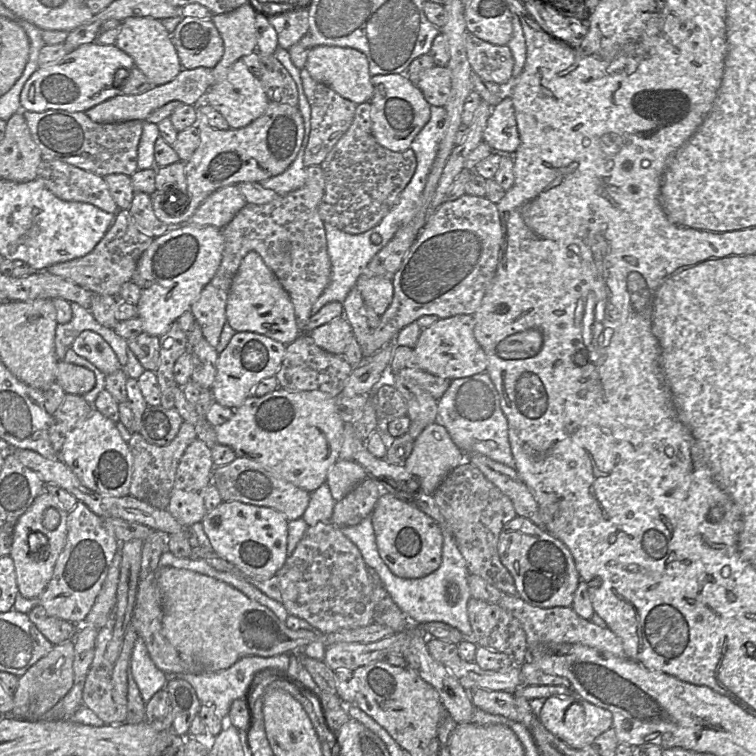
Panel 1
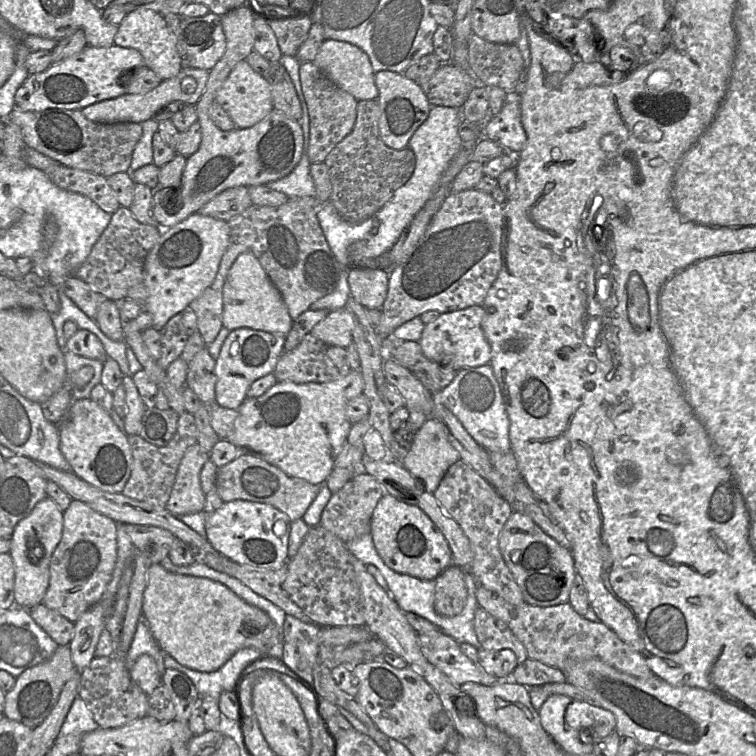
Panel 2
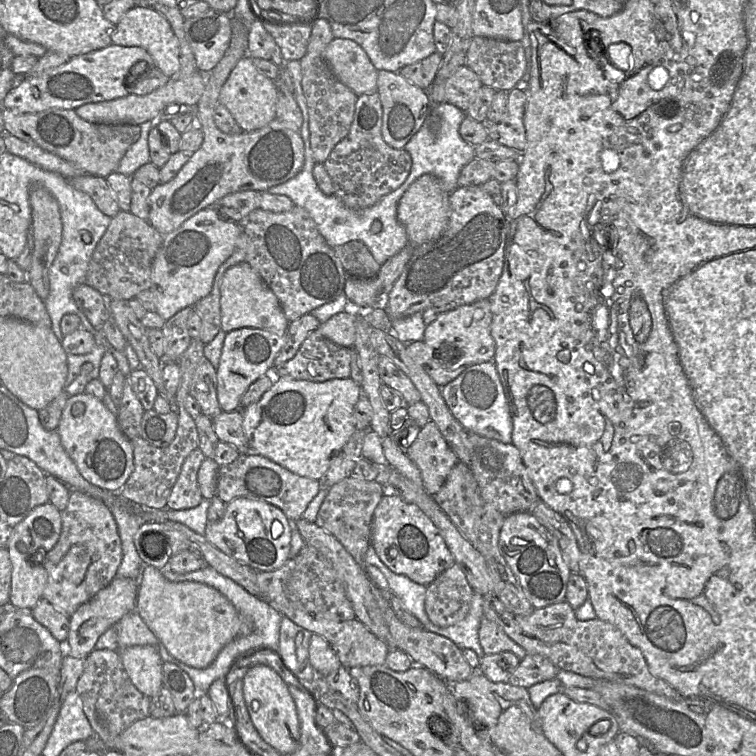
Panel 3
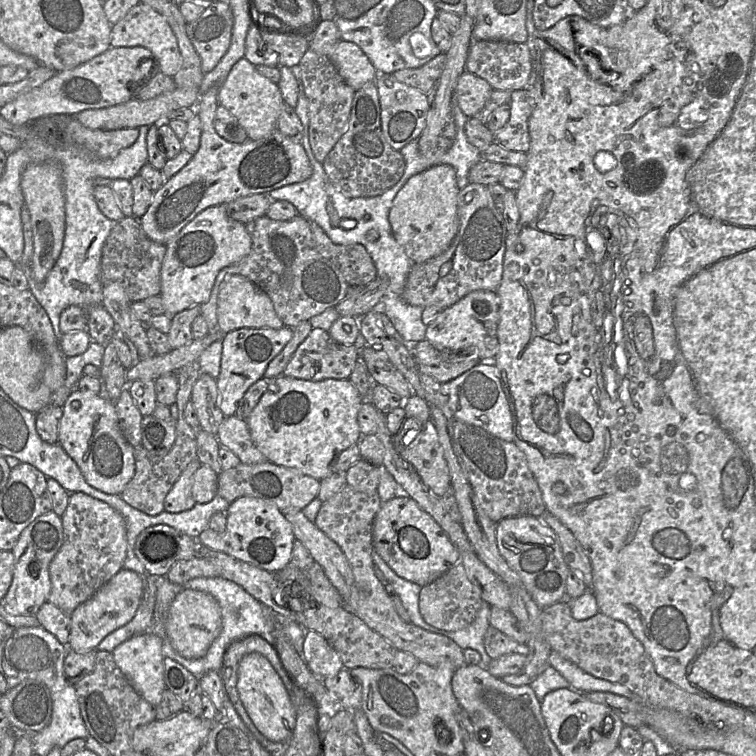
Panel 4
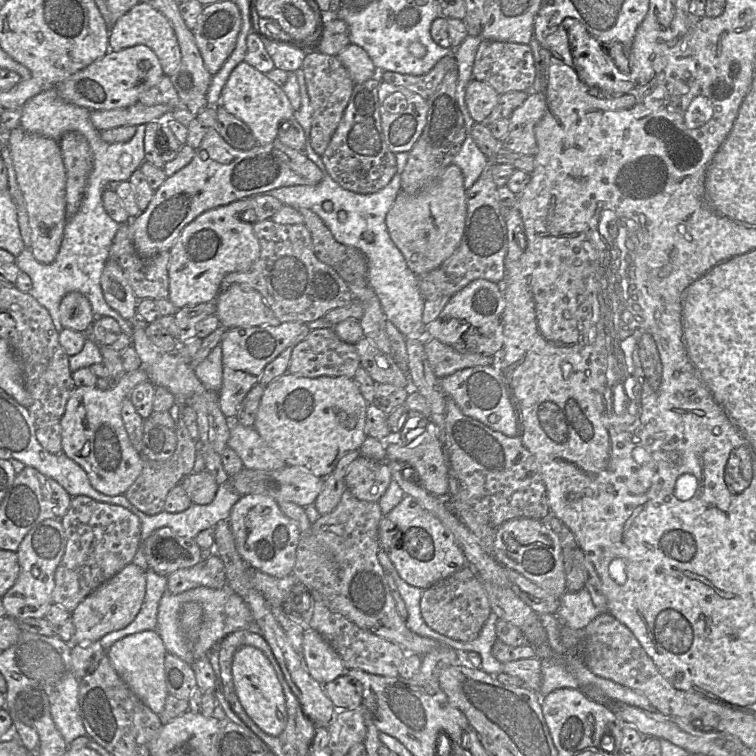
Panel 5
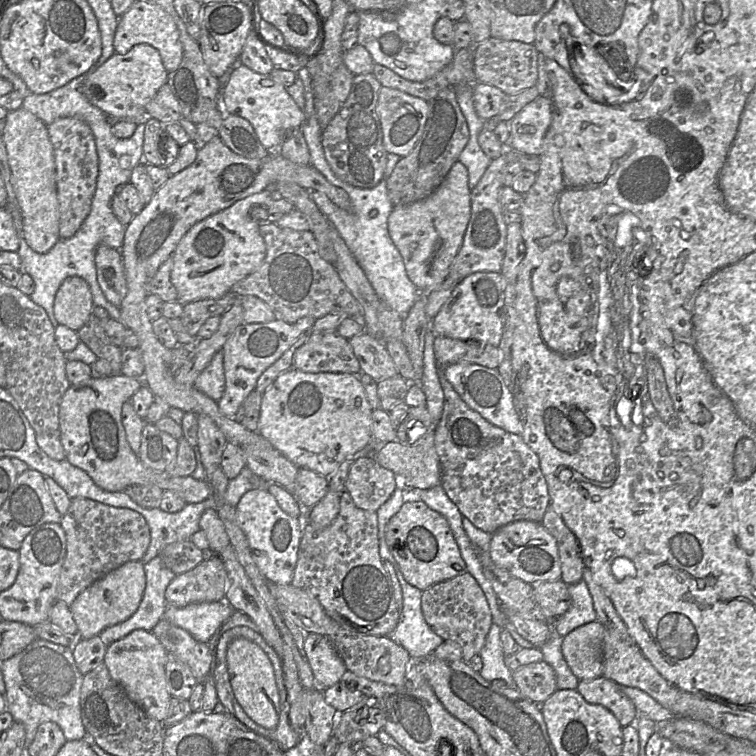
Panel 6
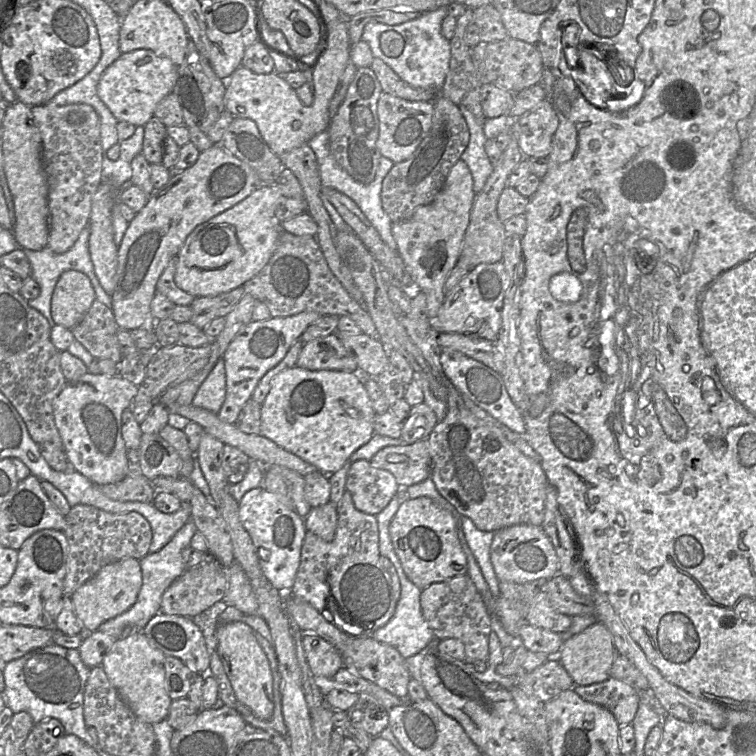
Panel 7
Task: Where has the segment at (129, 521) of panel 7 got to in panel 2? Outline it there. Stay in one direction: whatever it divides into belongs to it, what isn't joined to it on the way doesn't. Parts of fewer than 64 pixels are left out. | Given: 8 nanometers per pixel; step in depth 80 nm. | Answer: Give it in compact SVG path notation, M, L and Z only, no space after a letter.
M72 499L63 512L63 533L50 561L49 586L42 603L75 623L98 602L111 580L117 560L117 523L93 510L80 500Z

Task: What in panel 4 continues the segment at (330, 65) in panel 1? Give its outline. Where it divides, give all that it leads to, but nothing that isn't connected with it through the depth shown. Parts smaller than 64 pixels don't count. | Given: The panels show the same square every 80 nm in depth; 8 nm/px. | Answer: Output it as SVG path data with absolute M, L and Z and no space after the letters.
M340 40L327 57L342 79L355 91L367 83L375 82L377 70L355 43Z

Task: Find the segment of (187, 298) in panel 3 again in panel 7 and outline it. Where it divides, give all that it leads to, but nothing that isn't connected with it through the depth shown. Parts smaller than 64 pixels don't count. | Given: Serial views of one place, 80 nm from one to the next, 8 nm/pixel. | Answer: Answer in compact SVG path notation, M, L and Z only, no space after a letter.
M261 186L233 207L198 225L177 254L176 285L195 298L216 296L243 286L257 275L270 260L284 231L281 221L275 216L275 210L283 198L286 197L277 188Z

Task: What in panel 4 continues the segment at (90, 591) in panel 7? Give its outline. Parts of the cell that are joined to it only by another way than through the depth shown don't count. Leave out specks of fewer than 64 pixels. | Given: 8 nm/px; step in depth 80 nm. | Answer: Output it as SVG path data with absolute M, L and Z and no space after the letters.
M122 568L100 587L88 600L71 614L71 632L68 650L85 653L97 649L98 644L111 632L129 623L136 614L144 590L144 576Z

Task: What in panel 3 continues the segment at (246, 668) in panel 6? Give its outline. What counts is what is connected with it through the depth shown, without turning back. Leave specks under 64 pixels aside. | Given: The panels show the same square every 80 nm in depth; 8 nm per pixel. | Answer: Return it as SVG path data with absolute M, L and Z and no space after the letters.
M253 666L243 678L243 696L252 722L264 741L281 755L294 753L299 747L300 725L295 702L282 678L268 666Z

